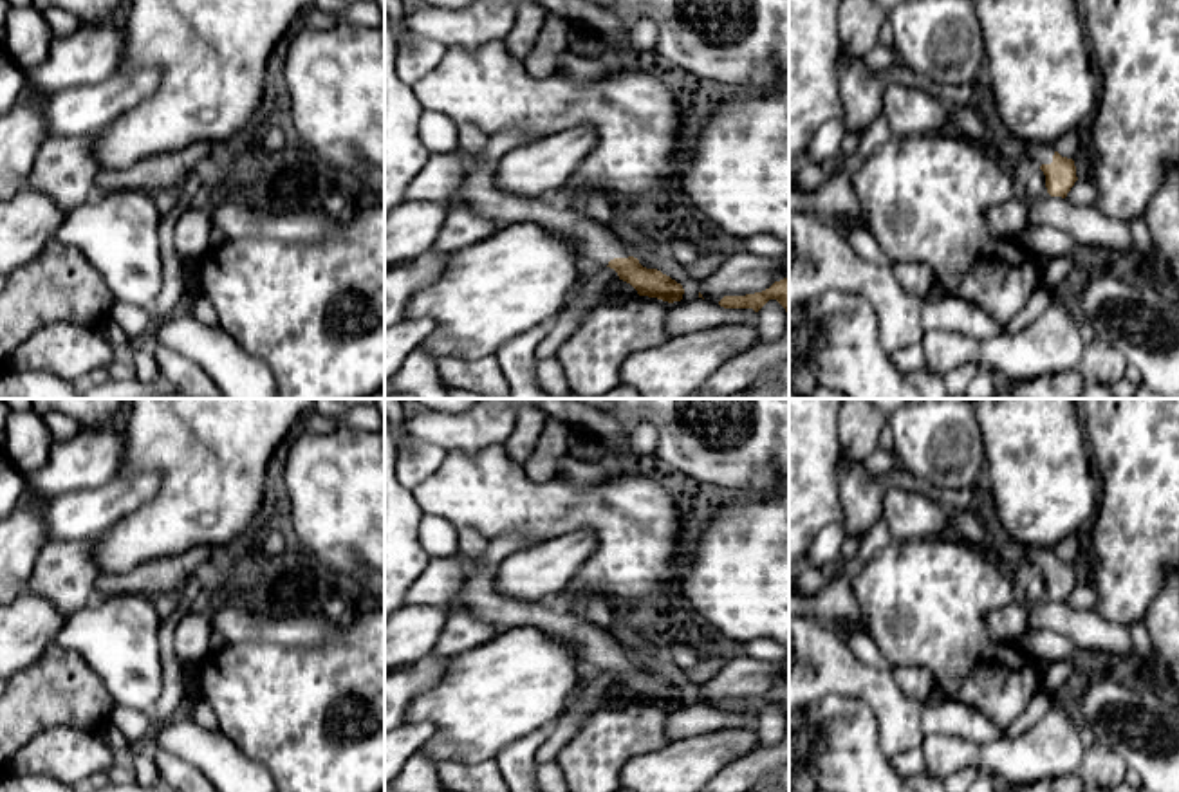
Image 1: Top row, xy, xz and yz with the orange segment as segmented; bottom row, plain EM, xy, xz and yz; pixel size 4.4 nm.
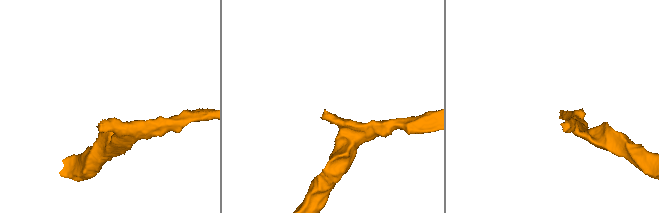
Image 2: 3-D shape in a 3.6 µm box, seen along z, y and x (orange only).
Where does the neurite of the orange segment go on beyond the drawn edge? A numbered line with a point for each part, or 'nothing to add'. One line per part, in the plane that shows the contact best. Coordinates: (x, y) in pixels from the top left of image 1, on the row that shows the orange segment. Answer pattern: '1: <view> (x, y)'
1: xz (596, 244)

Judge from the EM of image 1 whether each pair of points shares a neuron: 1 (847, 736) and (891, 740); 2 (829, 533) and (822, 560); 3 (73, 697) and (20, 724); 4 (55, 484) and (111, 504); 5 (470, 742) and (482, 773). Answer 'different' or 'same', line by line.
1: different
2: same
3: same
4: different
5: different

